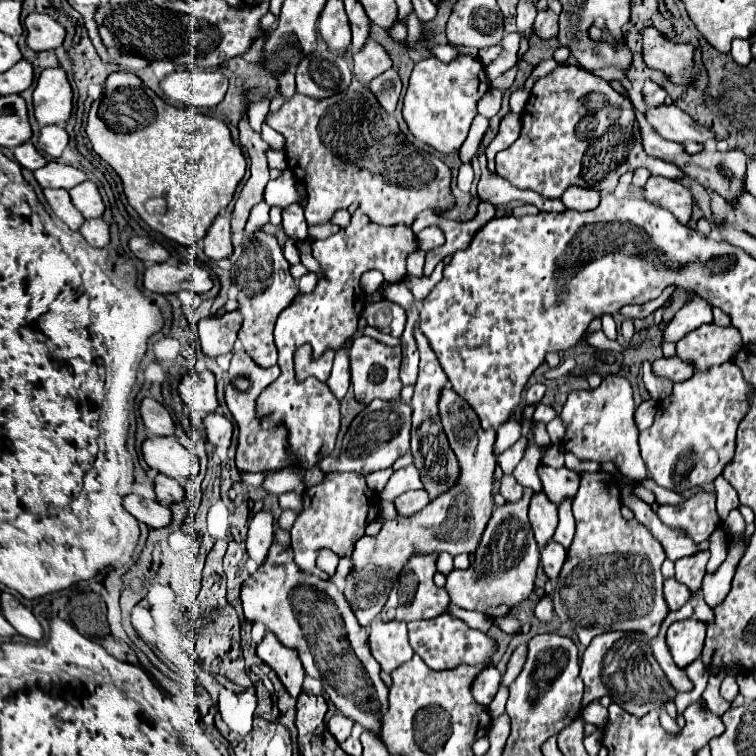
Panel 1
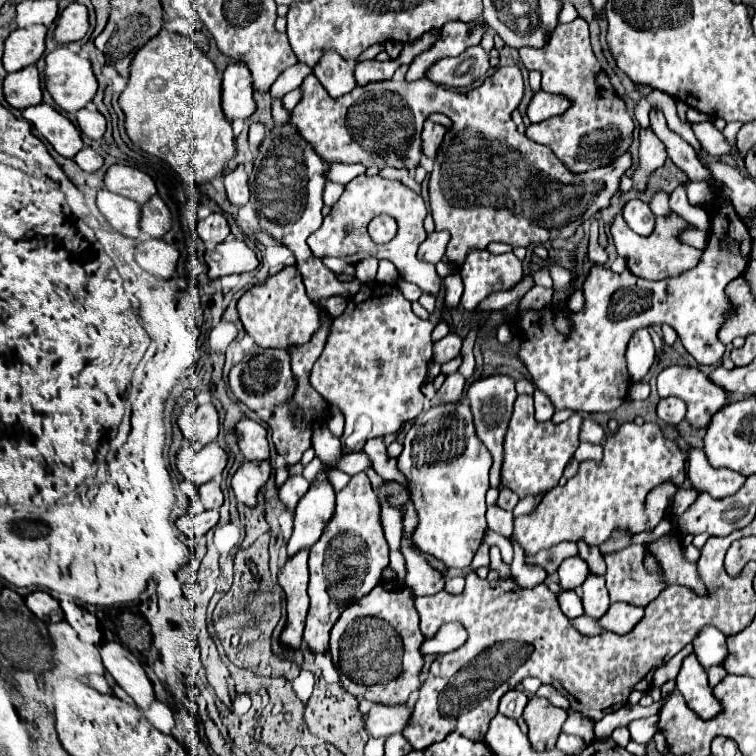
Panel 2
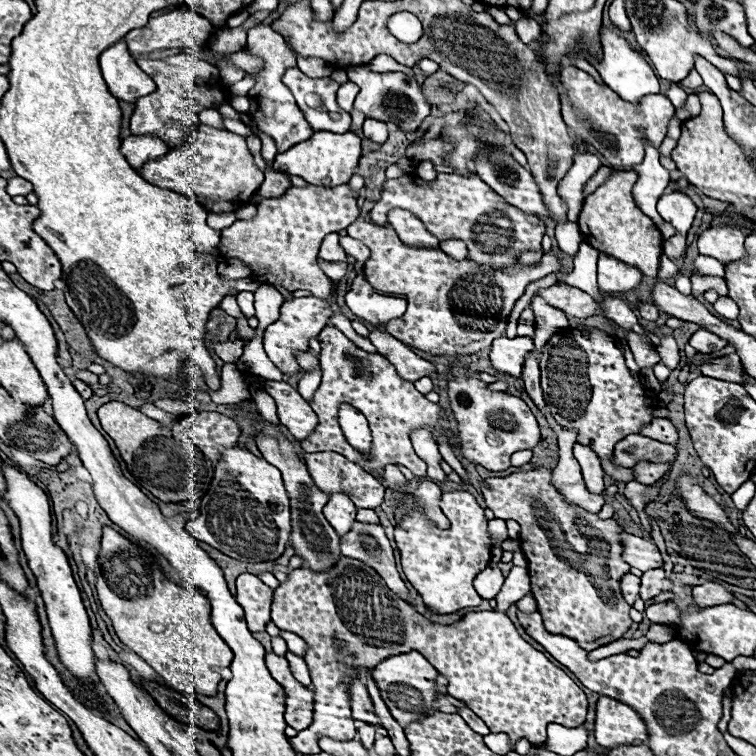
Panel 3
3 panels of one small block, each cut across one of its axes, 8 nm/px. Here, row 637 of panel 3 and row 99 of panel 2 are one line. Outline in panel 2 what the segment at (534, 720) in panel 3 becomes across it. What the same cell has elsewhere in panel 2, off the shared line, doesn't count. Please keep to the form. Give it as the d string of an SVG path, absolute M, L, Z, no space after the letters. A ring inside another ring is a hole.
M518 66L496 68L496 72L492 72L482 82L482 86L466 94L442 88L422 78L416 82L382 80L376 84L356 86L352 92L334 100L328 96L324 86L312 74L304 78L304 82L300 84L300 90L302 90L302 98L300 98L300 104L296 104L296 108L290 114L290 124L296 126L298 134L306 140L306 144L310 144L316 150L316 154L326 164L358 162L358 164L364 164L366 168L392 166L392 168L416 170L422 158L420 132L426 118L404 120L404 116L430 116L434 112L442 112L452 120L452 128L444 136L444 142L436 154L436 166L430 174L430 210L432 210L436 230L448 230L450 236L454 238L448 242L446 256L450 262L456 262L456 264L464 262L468 248L484 250L490 242L504 242L504 244L510 244L512 248L518 248L518 246L544 244L554 238L572 236L580 224L584 224L598 210L610 204L610 198L620 188L620 176L632 166L632 154L626 152L622 158L616 160L616 164L596 168L586 174L572 174L564 168L564 164L556 156L552 156L552 150L548 146L536 144L526 136L518 134L516 124L510 118L512 110L516 110L524 94L524 80Z

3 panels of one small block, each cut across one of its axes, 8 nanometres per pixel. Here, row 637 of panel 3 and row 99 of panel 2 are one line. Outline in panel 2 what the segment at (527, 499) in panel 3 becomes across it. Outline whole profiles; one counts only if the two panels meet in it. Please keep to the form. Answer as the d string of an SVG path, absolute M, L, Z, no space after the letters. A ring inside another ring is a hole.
M576 18L570 24L556 26L544 48L520 48L520 60L526 70L538 70L542 74L544 92L562 94L570 102L564 114L528 126L526 136L530 140L548 146L574 174L608 166L630 148L634 120L590 48L586 20Z

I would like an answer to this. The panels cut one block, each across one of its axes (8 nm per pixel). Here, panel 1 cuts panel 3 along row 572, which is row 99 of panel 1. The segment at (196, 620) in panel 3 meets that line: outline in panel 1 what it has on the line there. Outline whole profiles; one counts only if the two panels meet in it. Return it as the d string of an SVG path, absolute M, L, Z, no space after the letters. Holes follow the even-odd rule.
M156 98L156 120L132 132L112 132L100 114L92 116L86 134L94 152L108 162L124 184L130 206L146 220L146 224L164 236L194 246L206 236L212 220L234 196L238 182L246 172L246 156L232 140L228 126L212 116L196 110L180 110ZM148 198L164 198L168 208L164 214L148 214L144 204Z

